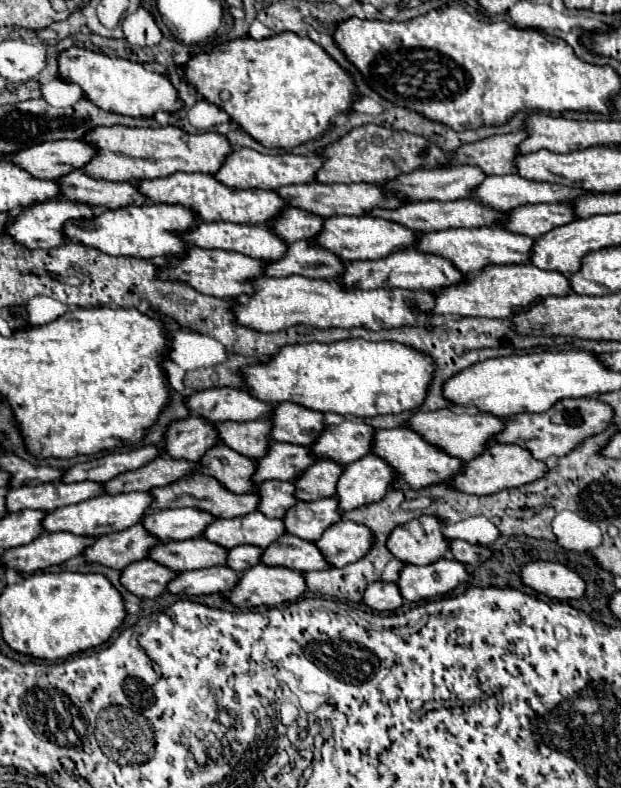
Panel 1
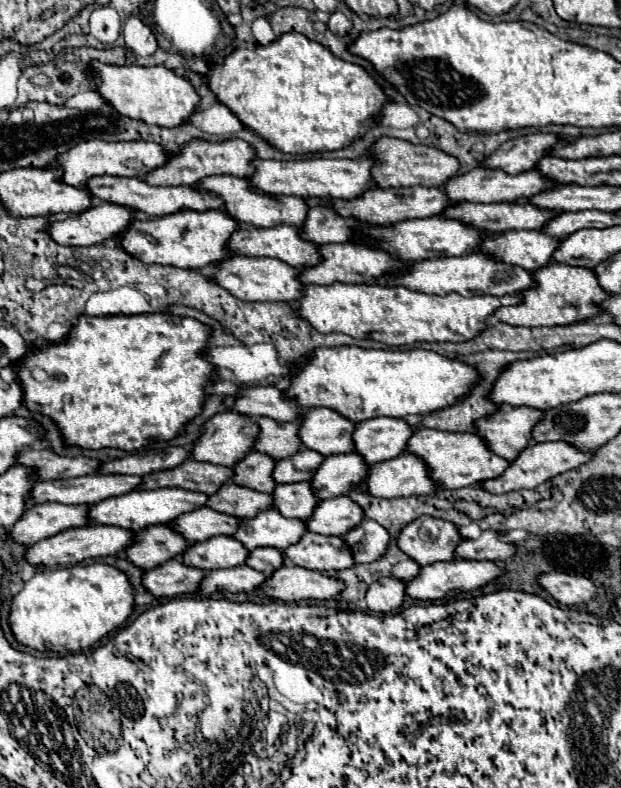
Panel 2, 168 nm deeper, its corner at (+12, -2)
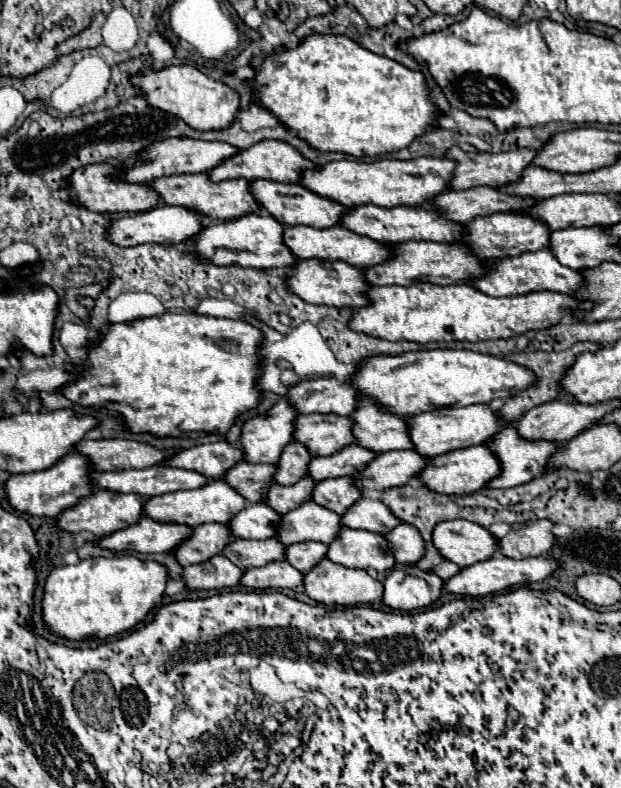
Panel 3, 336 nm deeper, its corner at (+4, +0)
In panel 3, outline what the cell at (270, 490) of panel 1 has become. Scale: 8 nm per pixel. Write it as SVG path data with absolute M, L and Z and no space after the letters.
M352 476L330 478L316 484L312 500L324 508L330 508L338 514L344 514L352 504L362 498L362 490L356 486Z

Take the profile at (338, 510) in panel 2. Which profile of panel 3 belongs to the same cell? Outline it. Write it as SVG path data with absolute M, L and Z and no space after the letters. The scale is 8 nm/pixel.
M360 498L354 506L348 508L348 512L342 516L342 524L346 528L356 530L370 530L378 534L388 534L388 530L396 528L400 524L400 518L396 518L388 506L384 506L380 500L368 500Z

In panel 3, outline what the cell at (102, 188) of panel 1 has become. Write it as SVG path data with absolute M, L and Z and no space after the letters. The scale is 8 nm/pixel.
M180 174L180 176L172 176L172 178L166 178L166 176L158 178L156 182L152 182L152 186L160 194L164 204L192 208L192 210L206 214L212 220L236 220L236 218L242 218L246 214L260 210L260 204L256 202L256 198L250 192L252 182L244 180L244 178L212 182L208 174Z

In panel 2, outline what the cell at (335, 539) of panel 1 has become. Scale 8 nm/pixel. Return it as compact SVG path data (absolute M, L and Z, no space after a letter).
M364 520L360 528L352 528L352 532L344 534L342 540L352 548L352 558L356 562L374 562L386 552L388 532L374 520Z

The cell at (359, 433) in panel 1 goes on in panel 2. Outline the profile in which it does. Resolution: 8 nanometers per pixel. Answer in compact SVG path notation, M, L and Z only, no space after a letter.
M372 418L356 424L356 432L352 432L352 444L356 444L358 456L364 456L368 464L376 464L402 454L410 434L412 426L404 420Z

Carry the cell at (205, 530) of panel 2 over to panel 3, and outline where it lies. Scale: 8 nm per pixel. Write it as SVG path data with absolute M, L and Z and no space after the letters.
M250 504L232 518L230 528L236 538L266 540L276 536L276 526L280 518L282 516L276 510L272 510L268 504Z

